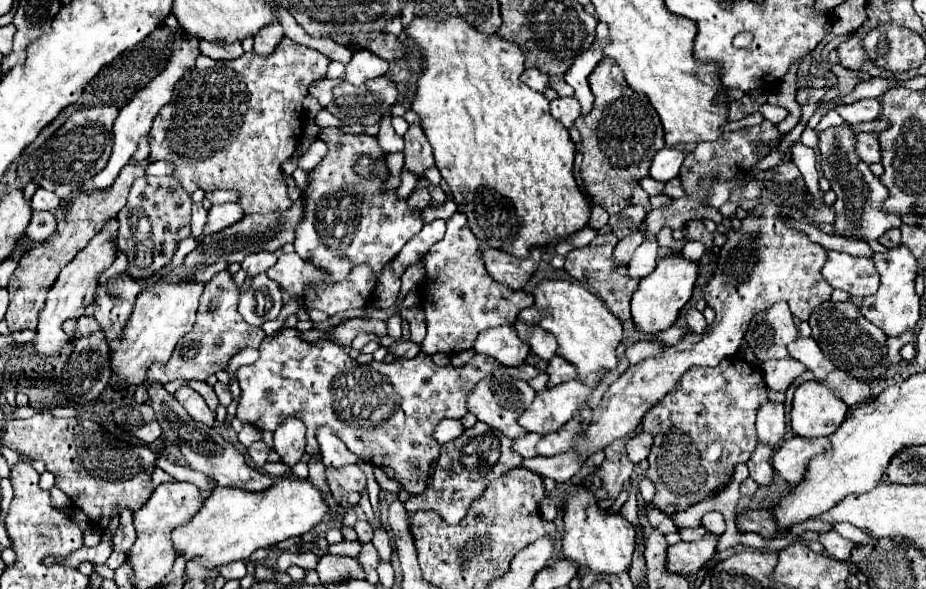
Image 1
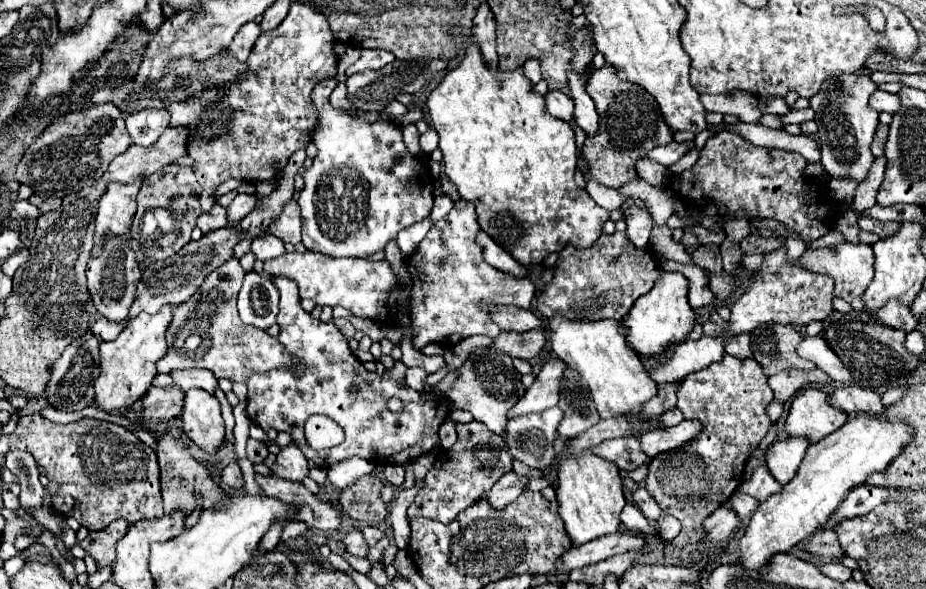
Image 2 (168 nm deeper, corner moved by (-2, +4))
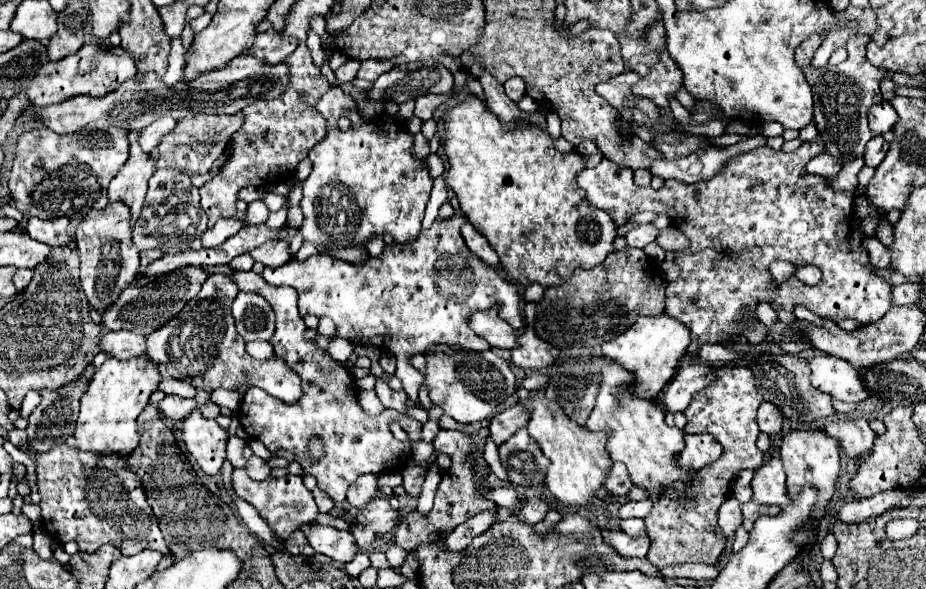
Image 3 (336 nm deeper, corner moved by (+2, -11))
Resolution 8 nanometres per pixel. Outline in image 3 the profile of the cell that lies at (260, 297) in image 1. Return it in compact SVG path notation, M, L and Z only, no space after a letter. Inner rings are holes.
M240 292L232 304L236 332L246 340L270 340L274 334L274 312L270 304L254 294Z

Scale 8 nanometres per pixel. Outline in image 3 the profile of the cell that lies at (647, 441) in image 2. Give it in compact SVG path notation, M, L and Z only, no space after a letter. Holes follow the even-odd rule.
M708 432L702 434L686 434L686 448L676 458L680 466L690 466L694 470L712 464L722 454L722 446Z

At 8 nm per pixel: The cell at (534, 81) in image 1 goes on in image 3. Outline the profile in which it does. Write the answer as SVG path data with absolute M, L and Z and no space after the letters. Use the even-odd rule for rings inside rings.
M510 78L506 84L506 96L512 100L512 102L518 102L522 96L524 96L524 82L520 78Z

